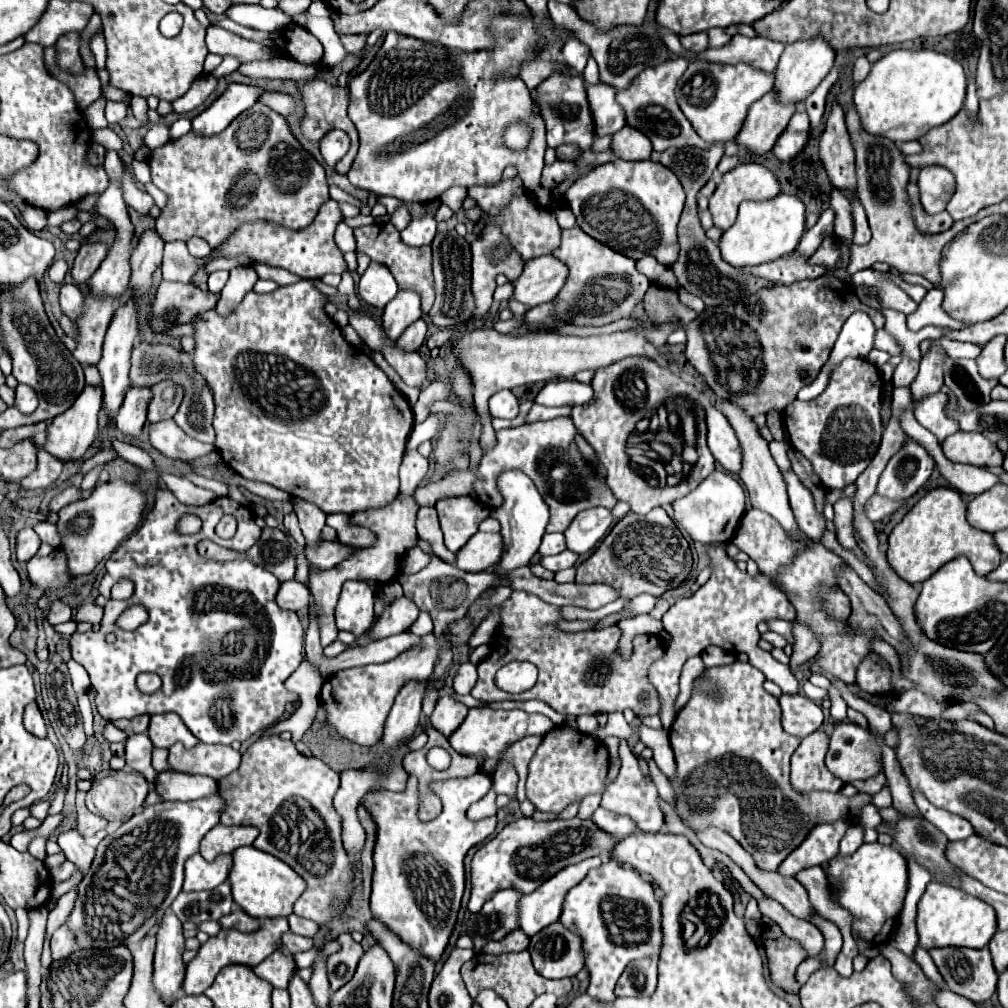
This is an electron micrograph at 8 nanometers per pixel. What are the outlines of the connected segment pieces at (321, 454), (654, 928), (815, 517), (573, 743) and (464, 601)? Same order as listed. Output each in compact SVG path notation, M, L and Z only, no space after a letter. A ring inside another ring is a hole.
M306 279L298 281L296 285L278 287L272 293L248 291L246 297L240 301L240 305L230 315L220 315L218 311L210 309L210 311L204 311L204 313L198 313L196 317L192 317L190 323L194 325L194 351L190 355L194 361L196 373L200 373L212 389L214 405L216 405L216 413L214 413L216 449L218 449L222 461L230 469L234 469L238 475L242 475L246 479L270 483L270 485L286 491L292 497L312 501L326 513L352 515L356 511L384 507L398 497L398 489L400 489L398 467L400 467L402 455L406 451L408 435L414 427L414 413L412 413L408 399L402 393L398 395L398 391L392 385L392 381L388 379L388 375L378 365L374 365L374 361L368 355L360 353L360 349L356 349L354 345L348 345L348 341L344 341L342 329L324 311L326 301L328 301L326 295L322 295Z
M620 861L602 863L598 869L592 869L576 887L572 887L564 899L560 921L582 937L586 969L590 971L588 995L600 1003L612 1003L616 999L614 985L628 963L644 957L660 957L660 945L662 945L660 901L654 897L652 883L640 877L640 873L636 873L632 867L620 865Z
M792 471L784 473L784 481L788 485L790 507L794 511L796 523L812 541L820 543L826 533L826 519L820 513L816 513L812 493L808 493L808 489L804 485L800 485L800 479Z
M554 727L544 735L528 765L526 797L536 805L538 811L562 813L572 801L600 791L604 787L606 773L608 751L600 741L570 727Z
M432 555L432 561L428 567L424 567L422 571L418 571L416 575L400 575L400 585L404 589L404 595L408 599L412 599L416 603L416 607L420 611L430 613L432 621L434 621L434 637L438 643L438 651L440 651L440 659L434 667L434 675L428 679L426 685L426 693L424 693L424 701L422 701L422 711L426 716L432 714L432 709L438 701L438 689L436 689L436 681L442 679L448 671L448 667L452 665L452 649L450 649L450 625L454 625L456 621L460 621L466 615L466 609L470 607L470 603L488 587L496 587L500 585L500 579L496 579L494 573L468 573L462 569L456 569L454 565L444 563L442 559Z

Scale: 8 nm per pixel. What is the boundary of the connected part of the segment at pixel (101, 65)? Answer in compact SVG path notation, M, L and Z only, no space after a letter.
M96 35L92 39L92 53L96 57L96 67L102 71L106 69L106 43L104 43L104 35Z

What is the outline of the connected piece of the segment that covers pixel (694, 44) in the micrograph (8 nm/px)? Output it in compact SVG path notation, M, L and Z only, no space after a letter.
M692 33L692 35L680 35L680 43L686 47L686 49L692 49L692 51L704 51L708 49L708 35L706 33Z

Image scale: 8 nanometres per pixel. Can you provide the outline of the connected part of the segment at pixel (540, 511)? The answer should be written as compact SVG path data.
M508 471L502 473L498 479L498 487L500 493L504 497L504 503L496 509L490 511L492 517L496 517L502 525L502 535L504 535L504 555L498 563L500 573L512 571L516 567L528 565L530 559L534 557L536 549L540 547L542 535L546 533L546 525L550 519L550 509L546 505L546 501L542 499L542 495L538 493L536 485L532 485L532 479L520 471Z

